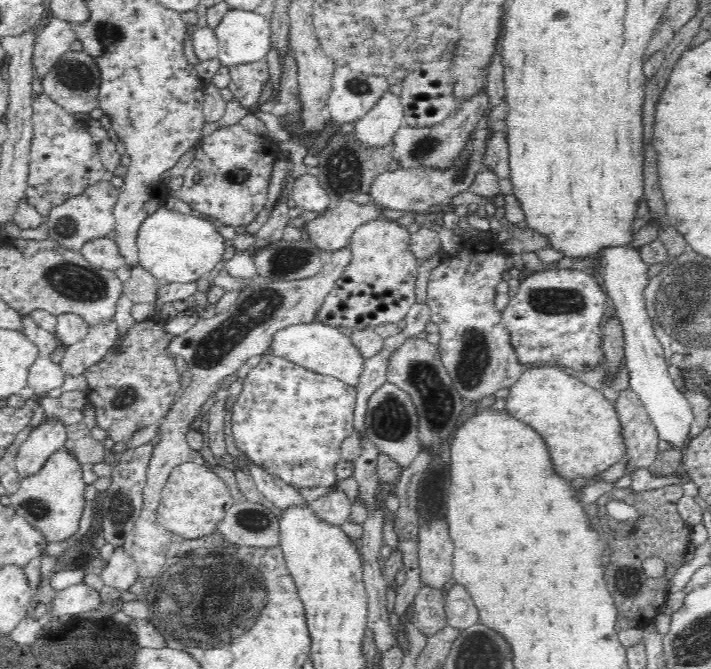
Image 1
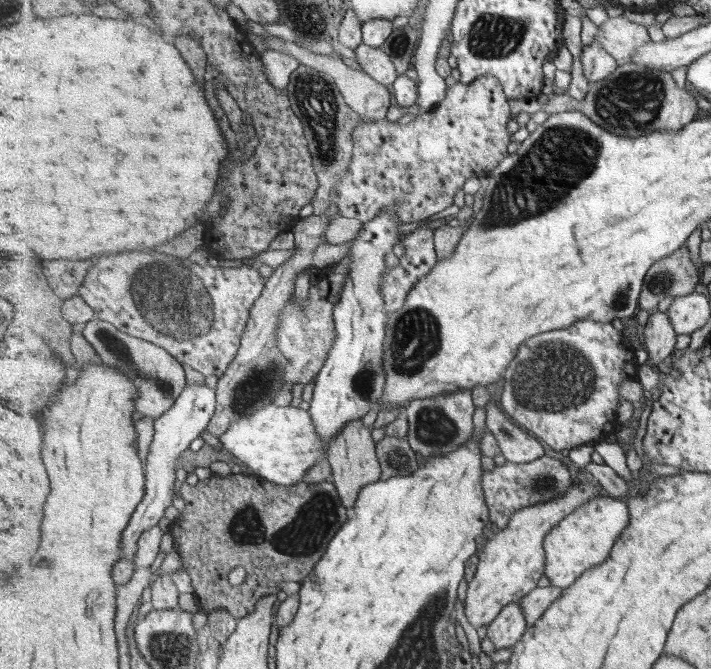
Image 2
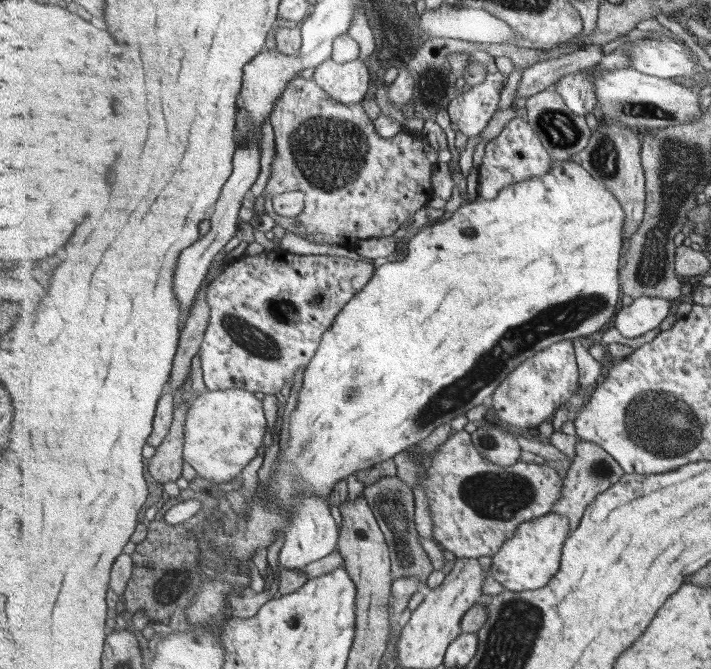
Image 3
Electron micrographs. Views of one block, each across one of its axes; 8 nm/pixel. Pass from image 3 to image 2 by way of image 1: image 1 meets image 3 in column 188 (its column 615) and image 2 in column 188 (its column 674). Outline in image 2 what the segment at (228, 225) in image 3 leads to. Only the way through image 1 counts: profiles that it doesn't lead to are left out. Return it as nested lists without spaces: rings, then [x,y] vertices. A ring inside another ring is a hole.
[[[187,385],[182,395],[165,415],[154,421],[155,433],[149,446],[146,463],[146,495],[138,504],[138,509],[133,514],[128,527],[124,532],[123,550],[125,559],[131,562],[137,557],[139,539],[143,534],[153,528],[157,528],[159,520],[165,516],[165,510],[173,504],[178,486],[177,468],[180,466],[181,452],[185,452],[191,442],[195,442],[203,431],[209,427],[209,423],[215,415],[217,407],[216,389],[207,385]]]

